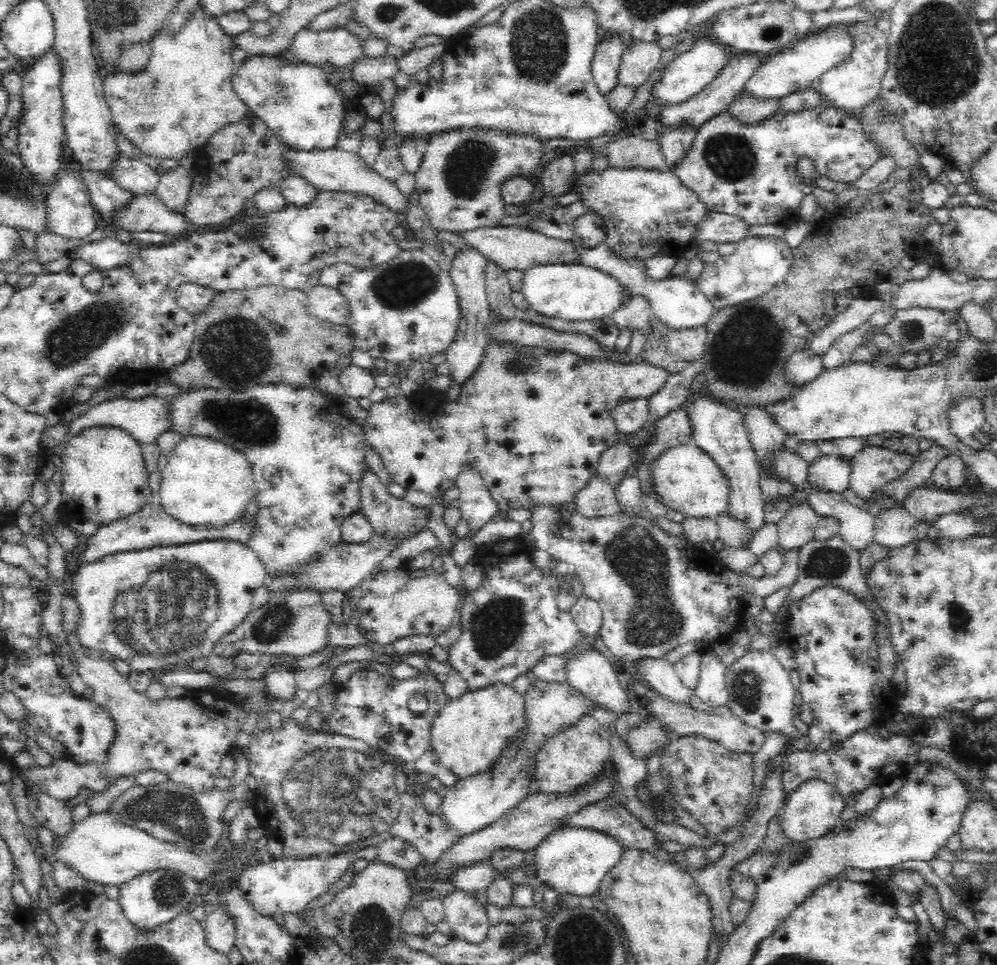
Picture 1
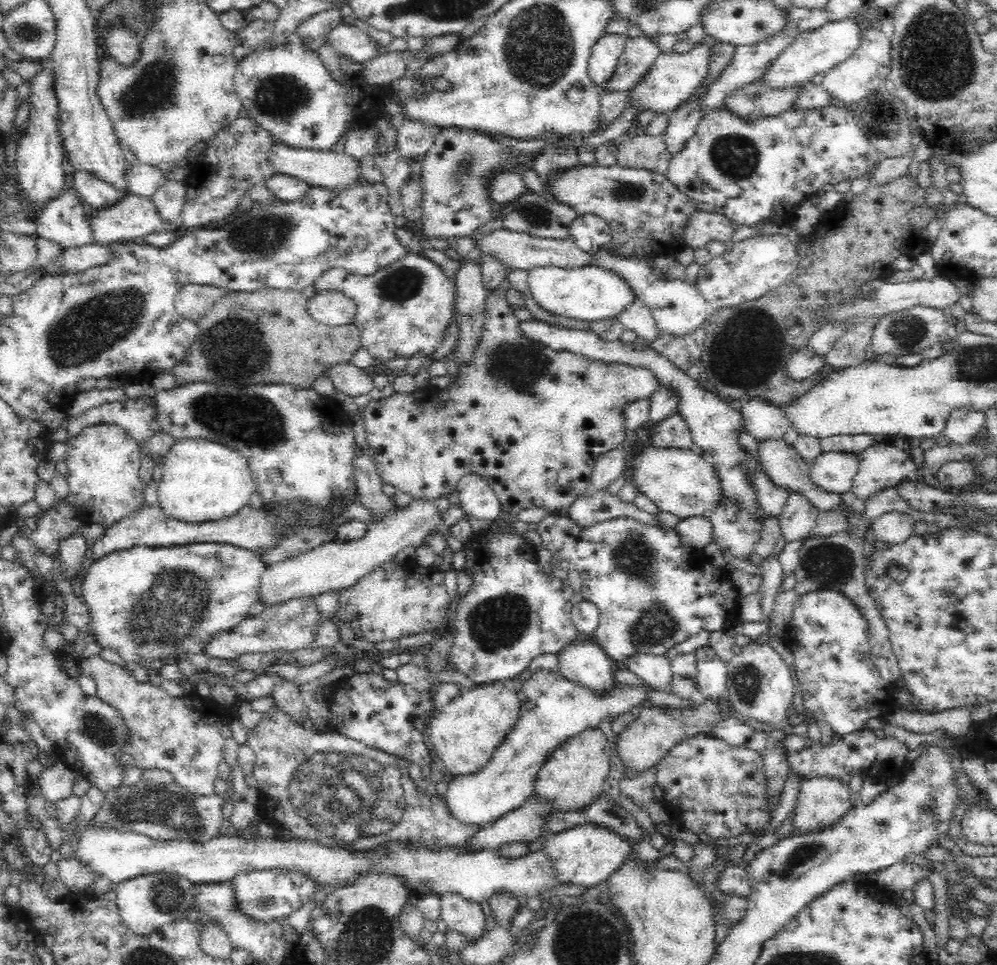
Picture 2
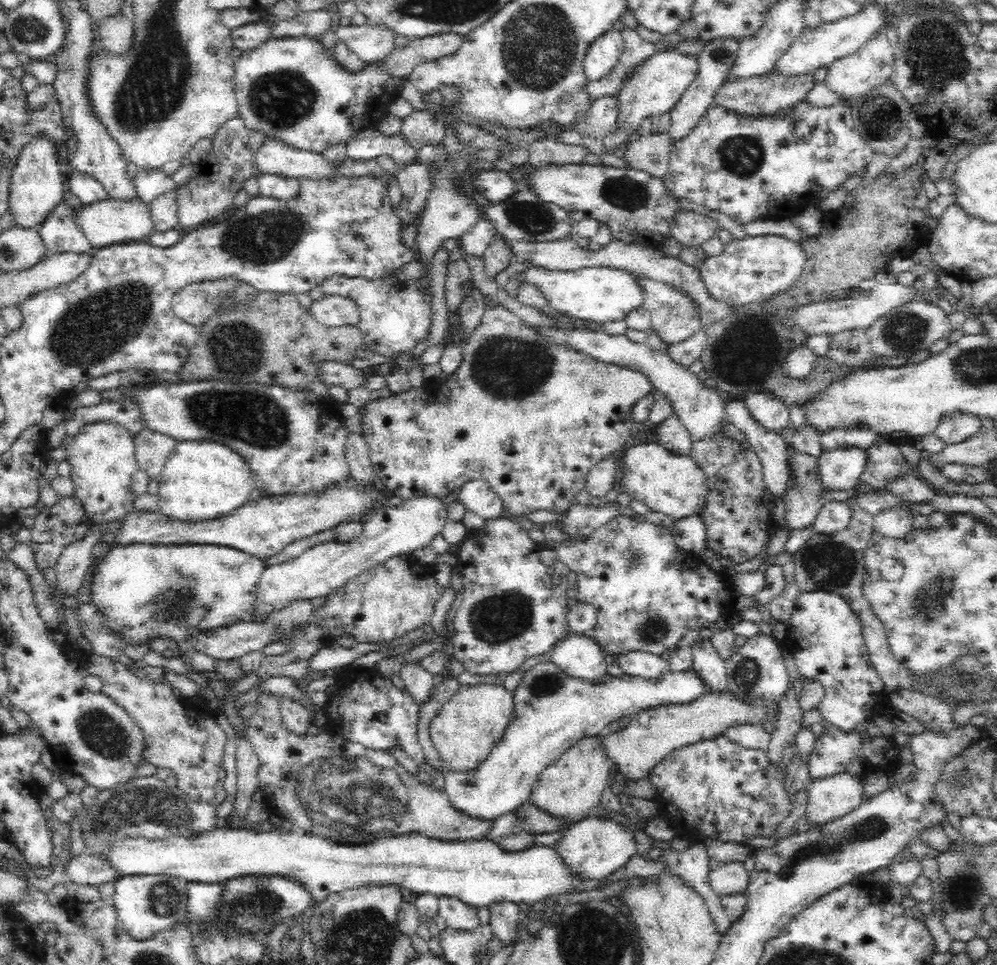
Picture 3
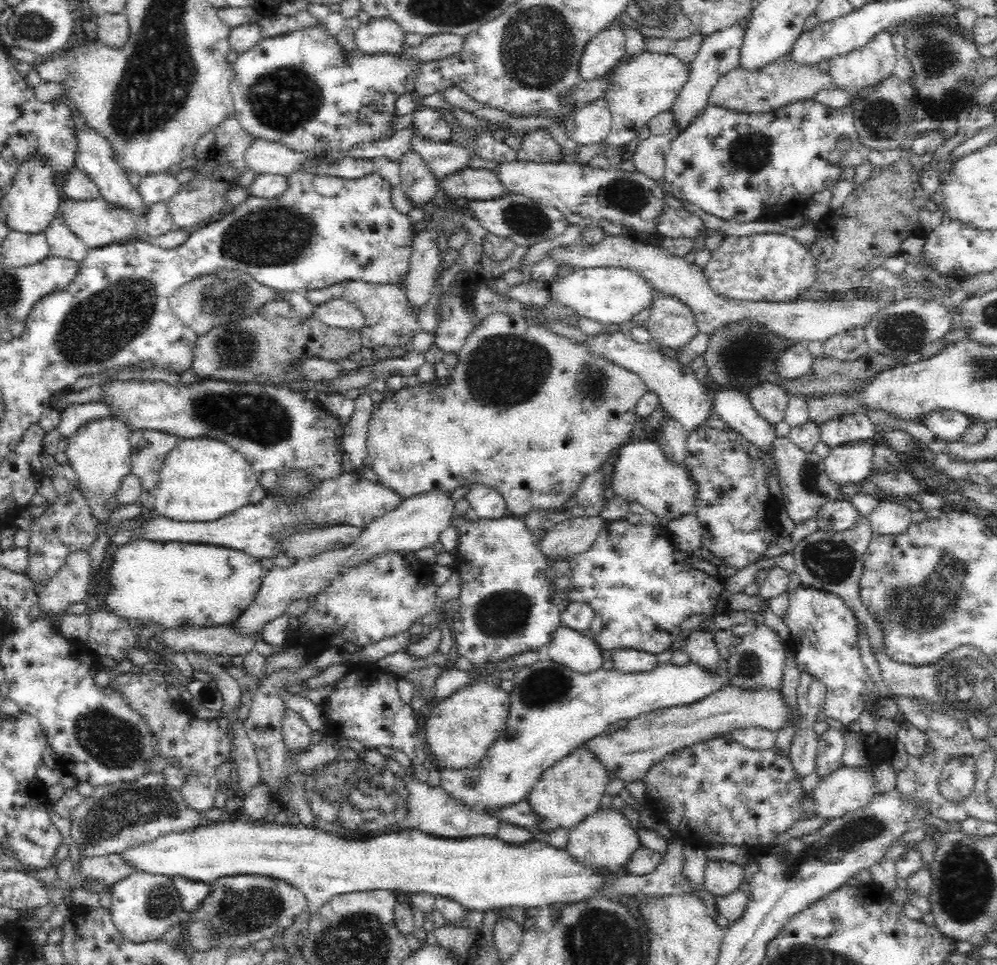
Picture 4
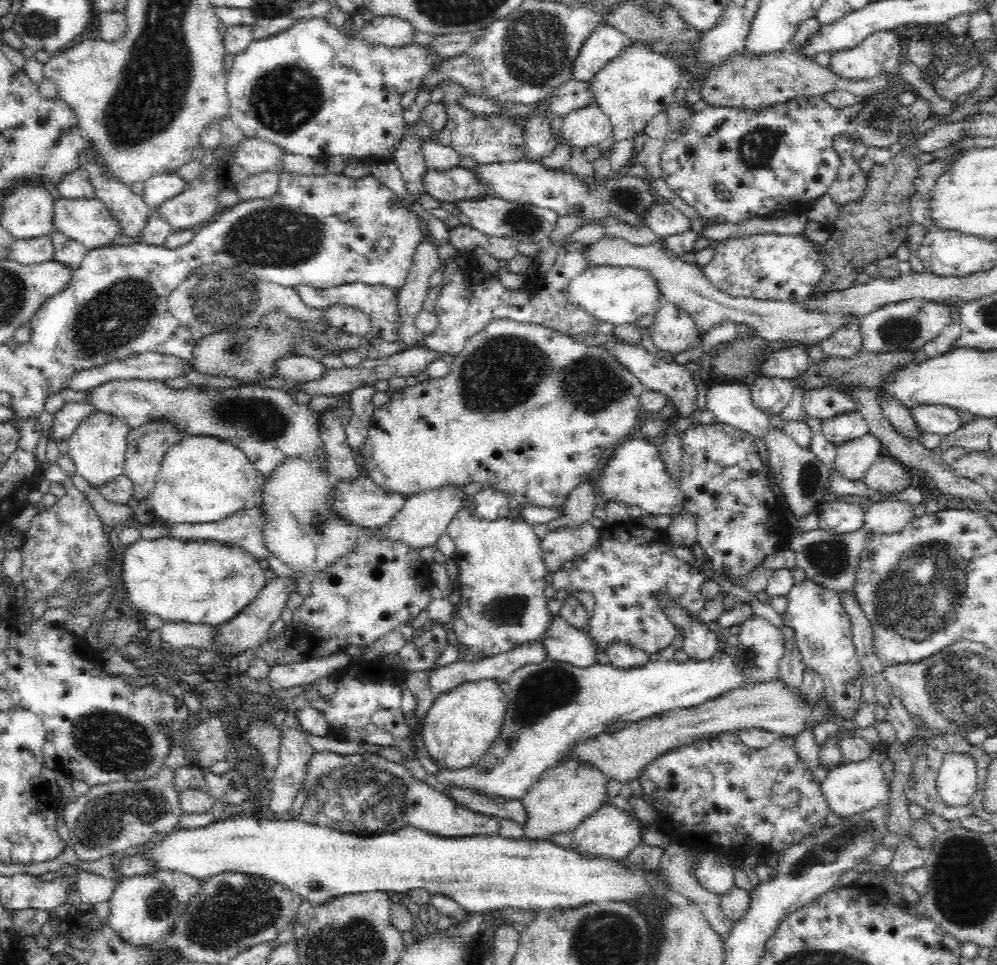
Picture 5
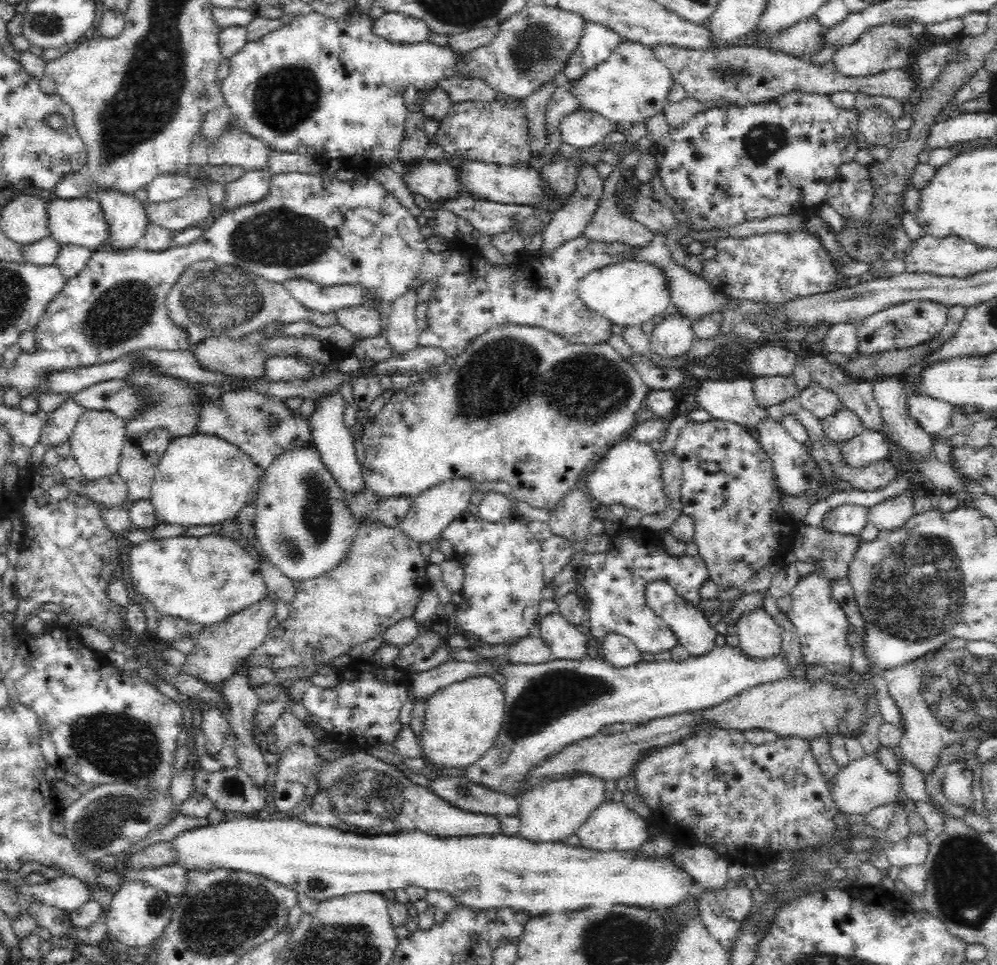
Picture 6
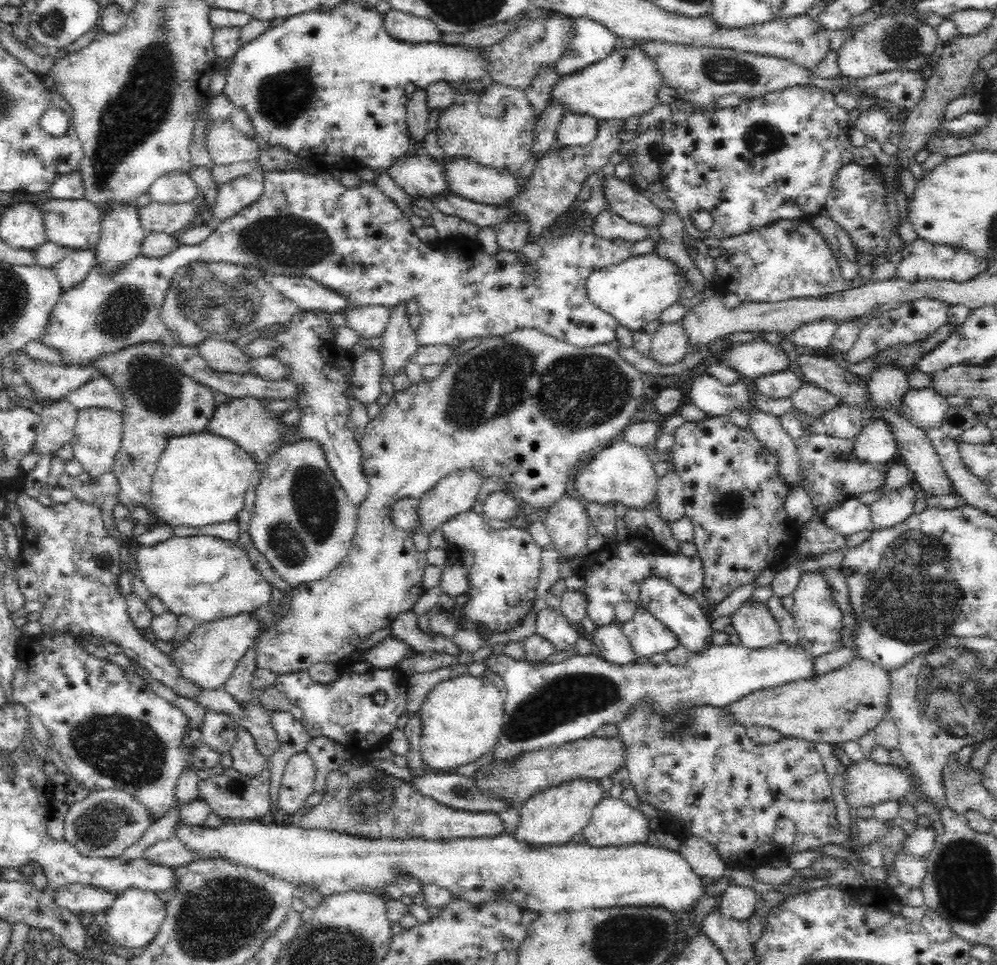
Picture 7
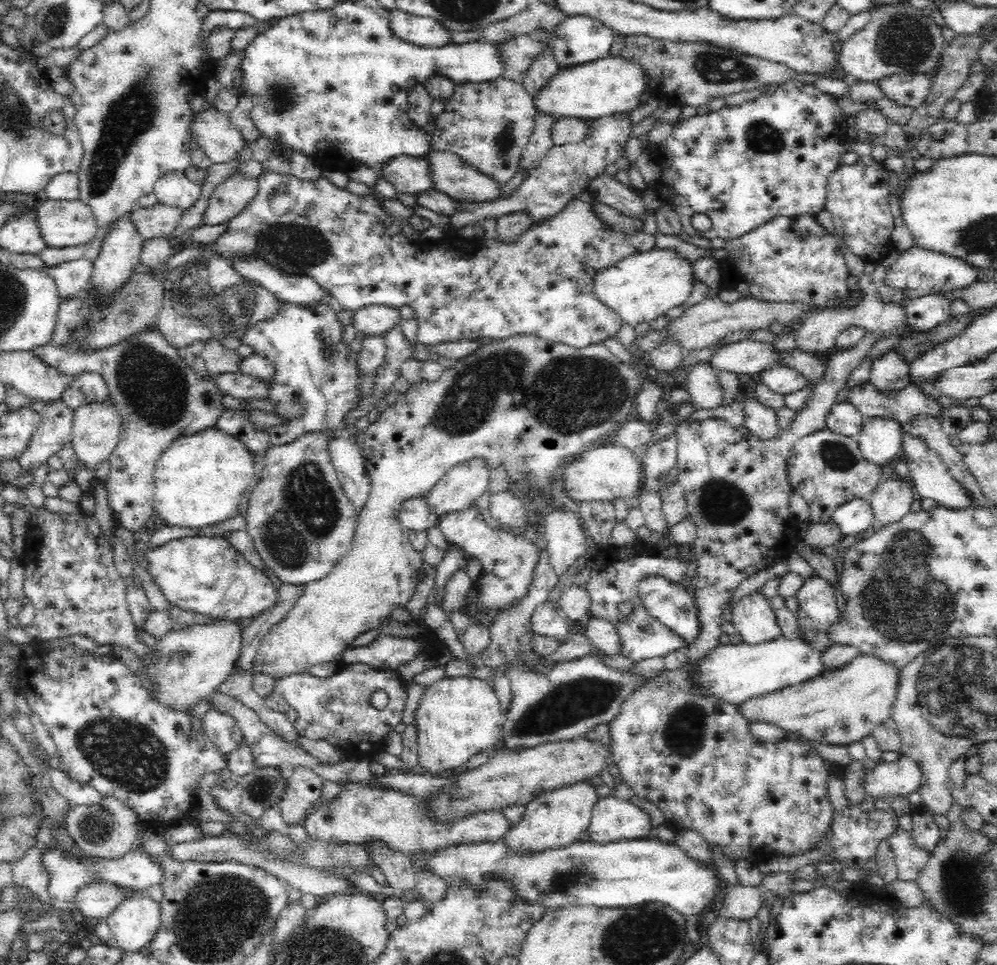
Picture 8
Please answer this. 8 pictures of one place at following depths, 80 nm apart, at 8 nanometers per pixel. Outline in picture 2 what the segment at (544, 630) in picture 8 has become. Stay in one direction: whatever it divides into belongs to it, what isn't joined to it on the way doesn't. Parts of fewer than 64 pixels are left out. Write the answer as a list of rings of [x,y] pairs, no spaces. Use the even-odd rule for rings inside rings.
[[[581,637],[558,652],[561,676],[576,686],[587,688],[594,696],[608,696],[616,690],[618,682],[614,680],[610,657],[592,639]]]

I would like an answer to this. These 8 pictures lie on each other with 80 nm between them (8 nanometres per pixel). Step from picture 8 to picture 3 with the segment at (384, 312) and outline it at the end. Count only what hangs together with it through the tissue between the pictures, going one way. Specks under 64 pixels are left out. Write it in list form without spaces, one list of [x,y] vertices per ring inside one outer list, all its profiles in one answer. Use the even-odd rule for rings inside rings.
[[[316,295],[309,306],[309,313],[324,326],[356,326],[359,308],[356,302],[340,295]]]

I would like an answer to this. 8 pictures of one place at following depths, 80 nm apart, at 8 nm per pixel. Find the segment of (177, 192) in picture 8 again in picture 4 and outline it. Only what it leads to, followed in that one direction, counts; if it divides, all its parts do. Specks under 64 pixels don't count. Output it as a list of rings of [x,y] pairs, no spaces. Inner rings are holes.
[[[160,171],[141,176],[138,192],[141,194],[143,205],[149,207],[162,199],[168,201],[178,192],[181,185],[174,175]]]

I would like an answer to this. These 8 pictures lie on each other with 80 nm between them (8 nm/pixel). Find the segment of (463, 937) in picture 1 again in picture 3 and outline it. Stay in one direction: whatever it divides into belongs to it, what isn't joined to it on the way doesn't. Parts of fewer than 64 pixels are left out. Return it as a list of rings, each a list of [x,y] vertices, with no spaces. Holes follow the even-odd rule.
[[[439,897],[438,914],[452,930],[474,932],[480,926],[476,909],[462,902],[458,897]]]

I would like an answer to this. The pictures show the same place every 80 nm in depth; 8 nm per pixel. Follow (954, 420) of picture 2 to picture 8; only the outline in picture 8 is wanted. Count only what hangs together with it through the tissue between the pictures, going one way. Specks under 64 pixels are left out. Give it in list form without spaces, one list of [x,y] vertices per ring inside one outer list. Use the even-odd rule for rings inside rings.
[[[869,381],[854,386],[847,398],[865,418],[891,418],[906,427],[916,418],[938,418],[945,407],[930,394],[924,394],[918,384],[910,384],[896,392],[896,396],[885,396],[875,392]]]

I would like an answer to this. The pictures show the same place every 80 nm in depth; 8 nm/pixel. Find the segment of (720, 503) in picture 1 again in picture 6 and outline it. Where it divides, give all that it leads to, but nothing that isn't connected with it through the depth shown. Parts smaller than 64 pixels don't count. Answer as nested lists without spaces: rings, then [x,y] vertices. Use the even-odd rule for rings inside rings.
[[[624,438],[613,450],[607,452],[598,469],[581,486],[589,492],[596,504],[608,507],[615,503],[622,504],[629,509],[642,511],[646,519],[656,518],[659,513],[664,513],[671,500],[665,491],[665,480],[655,448],[652,443]]]

